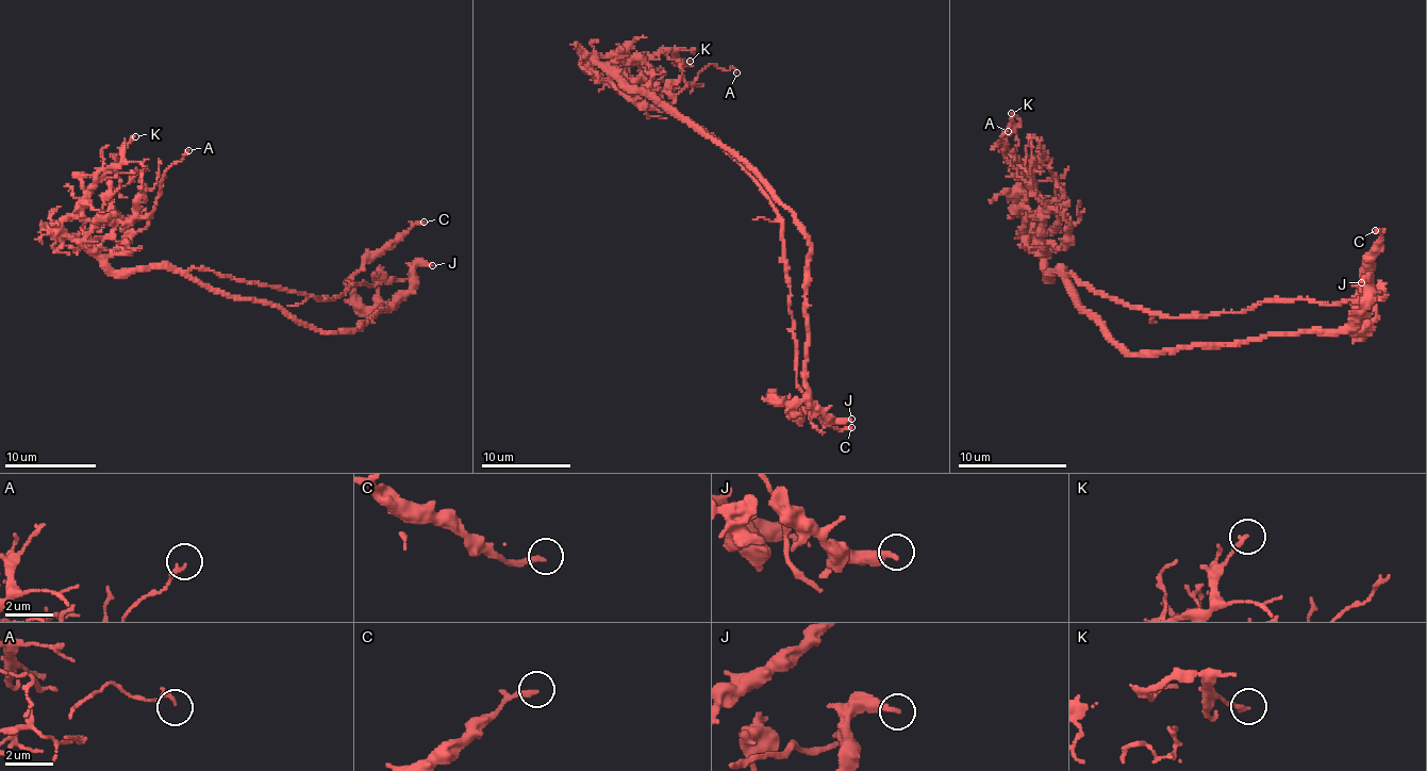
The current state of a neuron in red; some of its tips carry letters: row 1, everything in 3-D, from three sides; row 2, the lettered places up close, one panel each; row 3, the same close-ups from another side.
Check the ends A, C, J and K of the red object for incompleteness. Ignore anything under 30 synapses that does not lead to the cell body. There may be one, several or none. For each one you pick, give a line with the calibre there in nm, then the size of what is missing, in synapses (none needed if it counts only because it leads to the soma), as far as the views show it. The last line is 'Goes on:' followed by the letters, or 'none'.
Goes on: none

